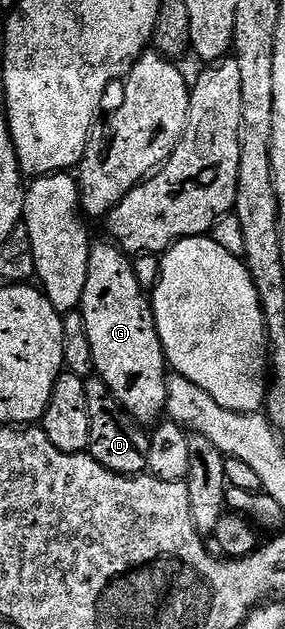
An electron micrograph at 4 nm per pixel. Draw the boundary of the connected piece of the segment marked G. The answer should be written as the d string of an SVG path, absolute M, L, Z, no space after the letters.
M97 243L92 246L90 266L87 267L87 285L83 290L79 312L85 320L87 339L91 339L91 355L96 376L101 377L103 383L107 383L107 387L111 387L111 395L115 395L121 408L138 425L149 427L160 422L167 403L167 362L163 343L159 339L150 298L146 290L139 287L139 279L135 279L132 260L116 245Z

